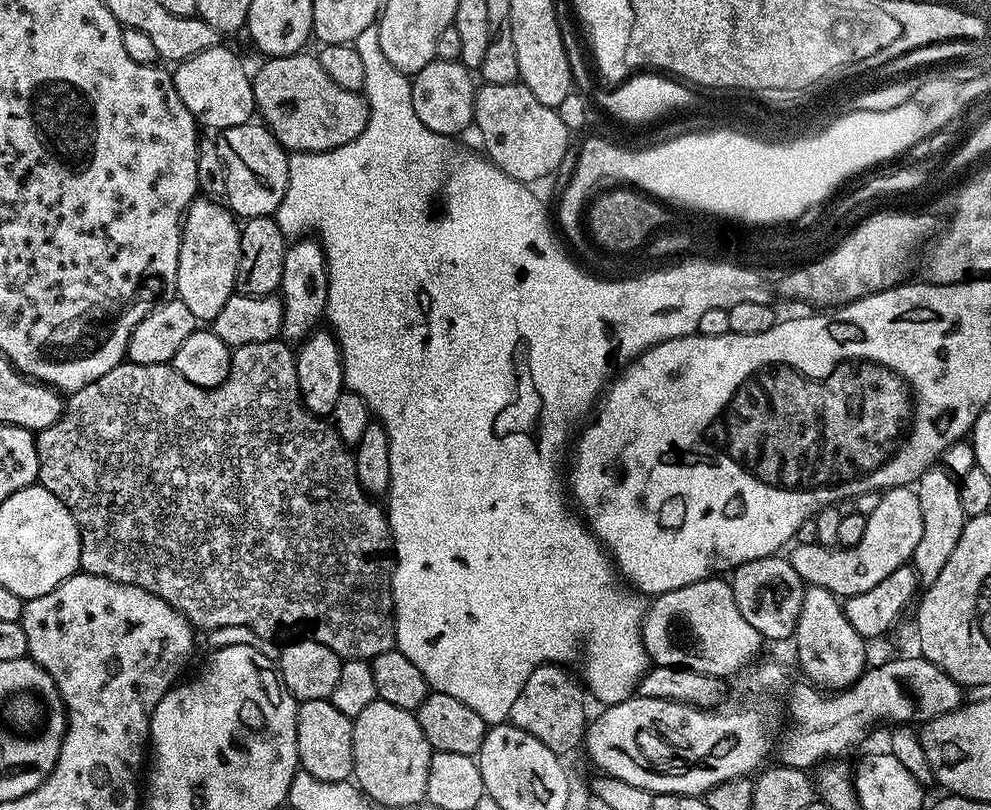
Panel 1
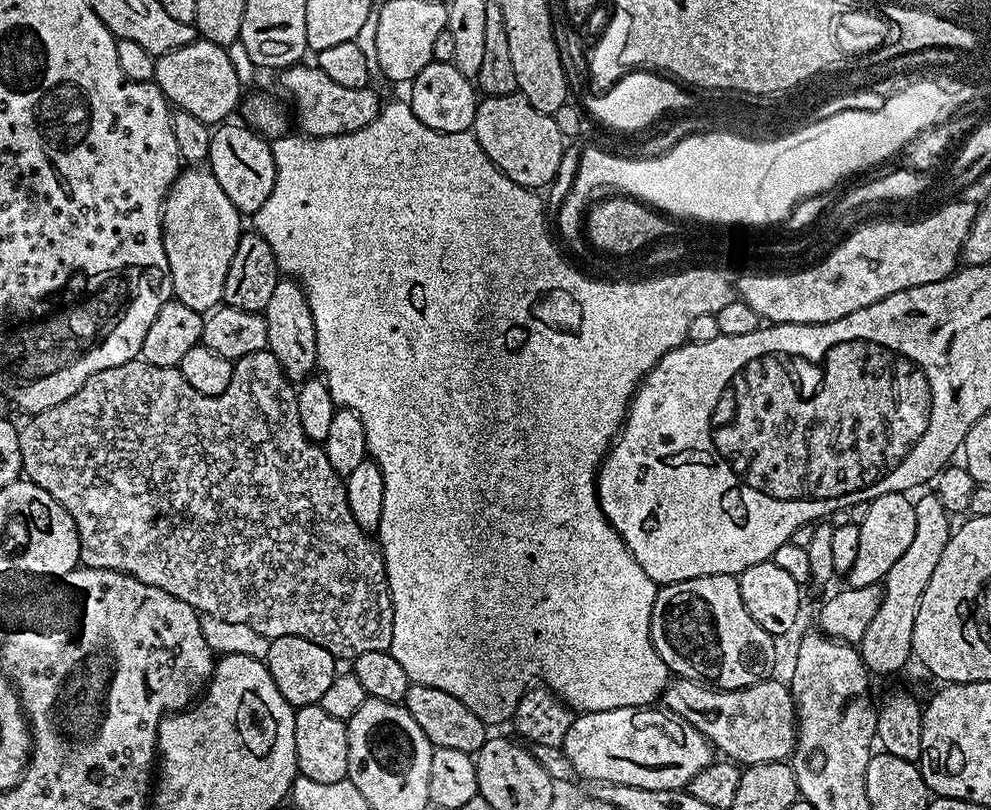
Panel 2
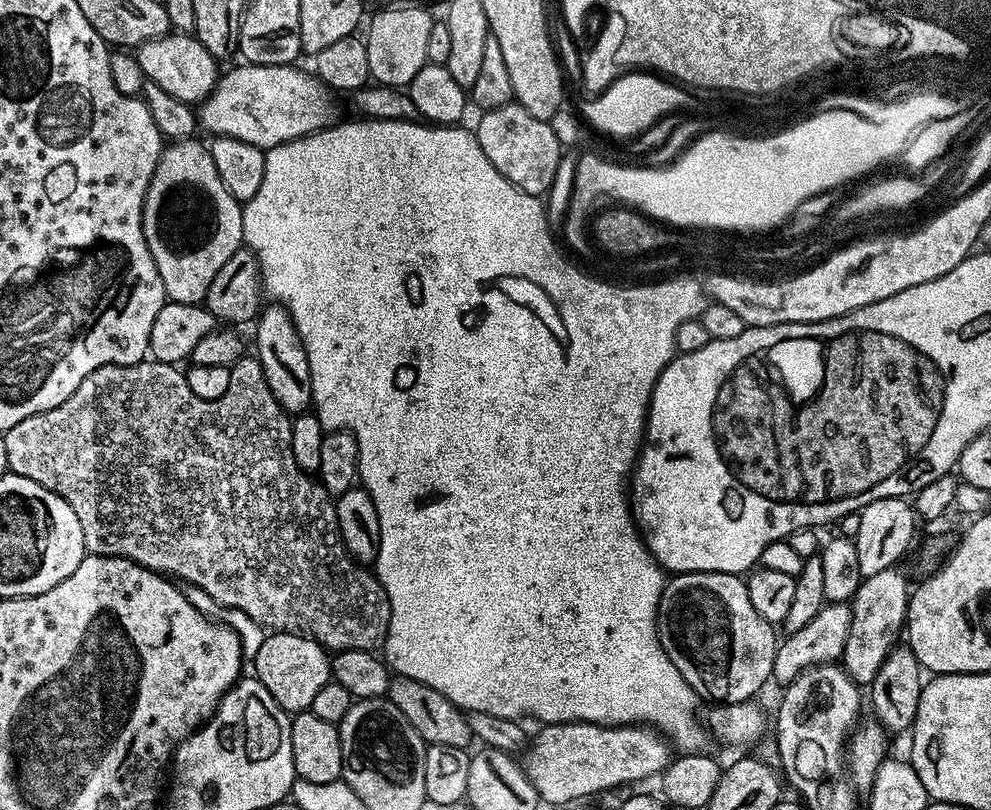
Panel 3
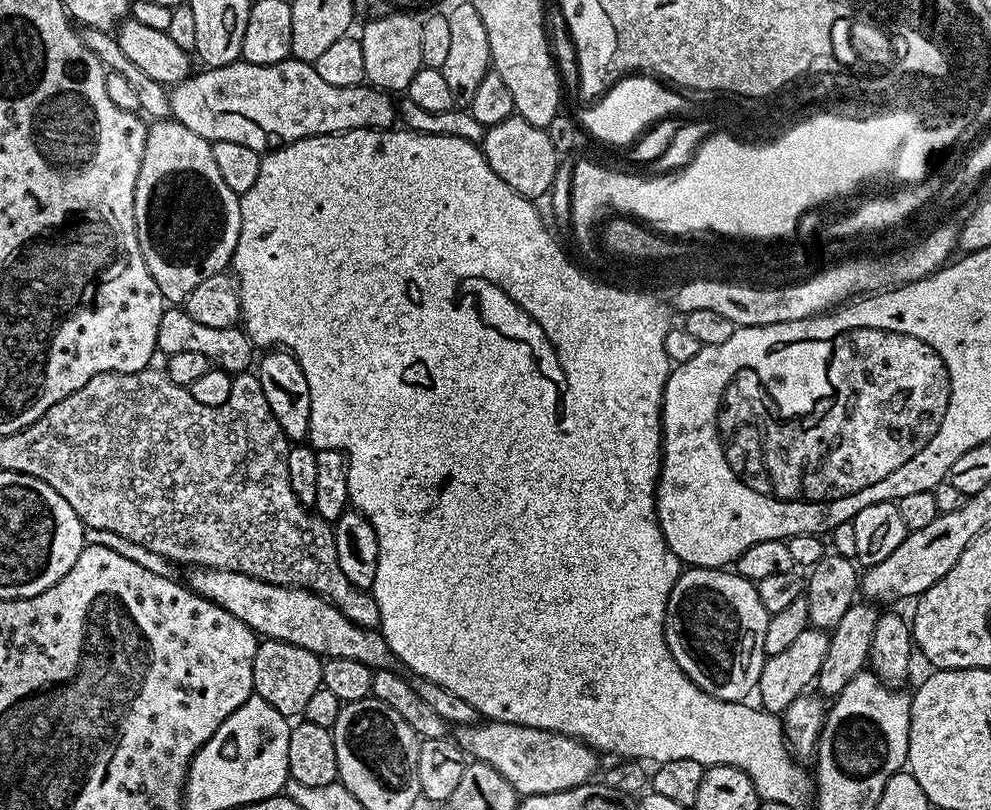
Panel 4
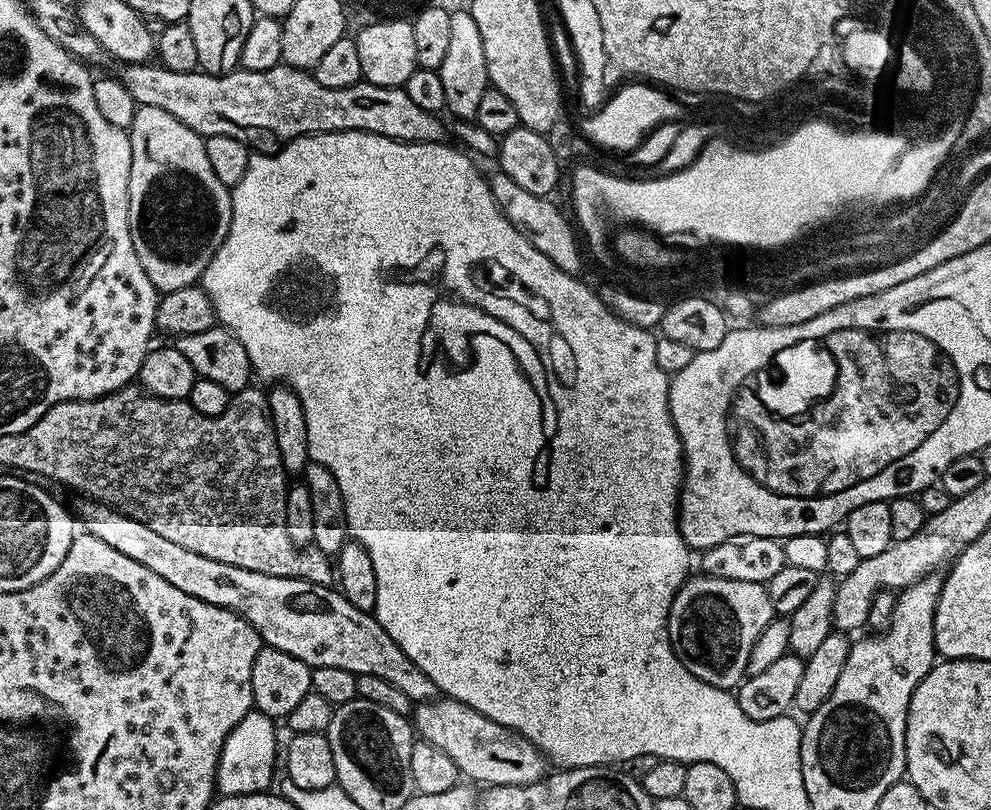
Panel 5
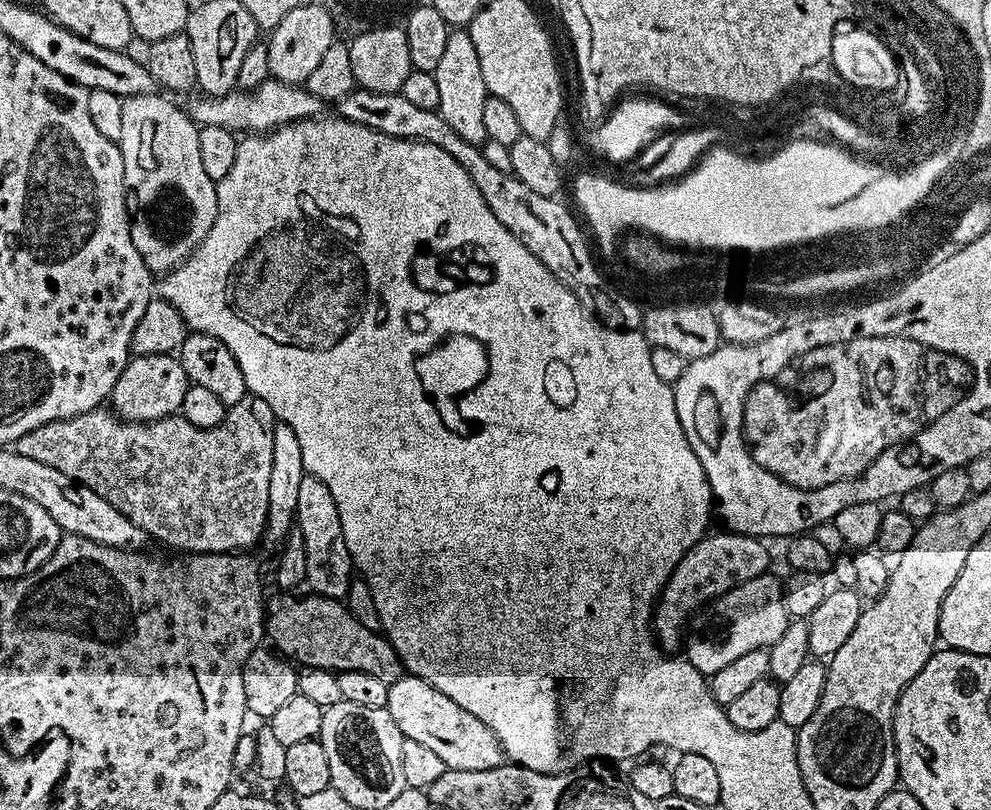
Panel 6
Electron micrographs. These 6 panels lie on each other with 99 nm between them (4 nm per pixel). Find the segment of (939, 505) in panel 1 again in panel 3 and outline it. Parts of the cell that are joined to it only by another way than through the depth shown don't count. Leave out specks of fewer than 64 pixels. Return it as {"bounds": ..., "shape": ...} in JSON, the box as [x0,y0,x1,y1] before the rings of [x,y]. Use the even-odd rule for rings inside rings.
{"bounds":[842,566,910,686],"shape":[[[893,566],[882,570],[878,574],[870,574],[861,579],[856,595],[850,601],[852,621],[850,634],[846,638],[842,667],[844,672],[855,684],[871,686],[874,674],[878,674],[882,662],[890,654],[890,650],[897,647],[899,638],[906,628],[908,618],[908,598],[910,583],[900,573],[899,567]]]}

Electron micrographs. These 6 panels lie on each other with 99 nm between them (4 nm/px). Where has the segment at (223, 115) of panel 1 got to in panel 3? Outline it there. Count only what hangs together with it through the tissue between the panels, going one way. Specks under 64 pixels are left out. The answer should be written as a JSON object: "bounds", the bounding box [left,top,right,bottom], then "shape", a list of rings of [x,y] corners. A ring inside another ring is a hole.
{"bounds":[134,34,218,105],"shape":[[[169,34],[148,40],[135,49],[134,55],[142,66],[145,81],[157,83],[182,103],[199,105],[212,93],[218,79],[217,57],[212,56],[210,50],[206,50],[206,46],[202,46],[202,42],[198,42],[192,34]]]}

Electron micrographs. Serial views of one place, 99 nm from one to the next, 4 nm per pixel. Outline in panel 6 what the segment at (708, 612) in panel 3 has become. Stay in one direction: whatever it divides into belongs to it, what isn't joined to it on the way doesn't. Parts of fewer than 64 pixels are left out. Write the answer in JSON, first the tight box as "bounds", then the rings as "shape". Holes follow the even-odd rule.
{"bounds":[682,574,790,678],"shape":[[[771,574],[731,588],[725,596],[717,596],[711,601],[704,611],[695,617],[700,628],[687,629],[682,652],[705,678],[710,678],[718,670],[722,670],[722,666],[734,662],[734,658],[742,658],[742,654],[750,650],[771,648],[774,642],[778,642],[778,638],[782,638],[790,619],[784,605],[781,581],[776,581]]]}

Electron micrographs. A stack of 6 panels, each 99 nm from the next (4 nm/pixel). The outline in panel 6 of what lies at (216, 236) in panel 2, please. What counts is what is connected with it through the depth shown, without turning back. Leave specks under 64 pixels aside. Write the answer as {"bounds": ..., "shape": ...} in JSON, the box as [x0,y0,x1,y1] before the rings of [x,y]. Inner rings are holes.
{"bounds":[118,93,218,274],"shape":[[[140,93],[123,99],[122,138],[118,141],[124,167],[124,205],[128,208],[128,225],[134,250],[142,254],[142,262],[153,274],[167,274],[192,255],[210,234],[218,214],[216,181],[206,174],[198,150],[200,128],[183,107],[160,96]]]}

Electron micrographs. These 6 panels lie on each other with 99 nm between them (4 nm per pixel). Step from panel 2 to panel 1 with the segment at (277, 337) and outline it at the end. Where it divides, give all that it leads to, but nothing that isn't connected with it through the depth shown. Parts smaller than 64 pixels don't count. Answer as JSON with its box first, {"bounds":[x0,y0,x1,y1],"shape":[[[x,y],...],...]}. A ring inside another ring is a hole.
{"bounds":[278,238,328,341],"shape":[[[300,238],[289,243],[284,250],[282,262],[282,282],[278,289],[282,302],[282,324],[280,336],[285,341],[303,341],[309,332],[321,323],[328,305],[328,261],[315,238]]]}

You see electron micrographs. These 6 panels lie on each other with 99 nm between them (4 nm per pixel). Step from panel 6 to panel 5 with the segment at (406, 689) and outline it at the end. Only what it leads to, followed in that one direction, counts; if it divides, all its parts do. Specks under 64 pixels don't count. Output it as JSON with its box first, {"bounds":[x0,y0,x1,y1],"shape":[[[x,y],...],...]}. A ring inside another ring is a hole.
{"bounds":[414,698,546,786],"shape":[[[451,698],[417,703],[414,708],[414,732],[419,739],[430,742],[430,746],[438,746],[438,750],[454,758],[461,777],[477,780],[483,786],[522,786],[543,780],[546,775],[544,753],[527,738]]]}

